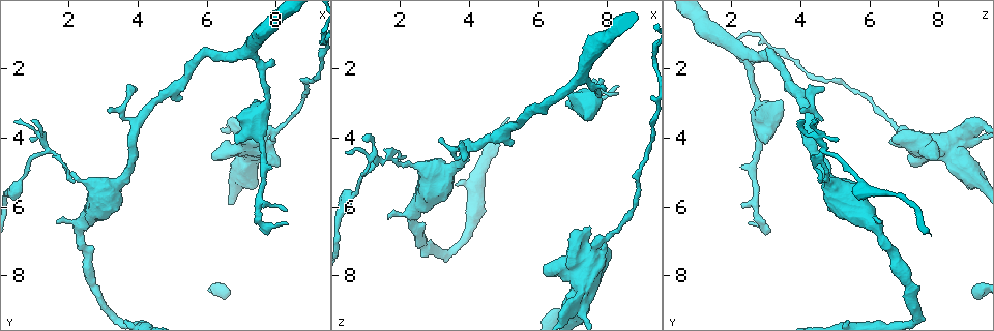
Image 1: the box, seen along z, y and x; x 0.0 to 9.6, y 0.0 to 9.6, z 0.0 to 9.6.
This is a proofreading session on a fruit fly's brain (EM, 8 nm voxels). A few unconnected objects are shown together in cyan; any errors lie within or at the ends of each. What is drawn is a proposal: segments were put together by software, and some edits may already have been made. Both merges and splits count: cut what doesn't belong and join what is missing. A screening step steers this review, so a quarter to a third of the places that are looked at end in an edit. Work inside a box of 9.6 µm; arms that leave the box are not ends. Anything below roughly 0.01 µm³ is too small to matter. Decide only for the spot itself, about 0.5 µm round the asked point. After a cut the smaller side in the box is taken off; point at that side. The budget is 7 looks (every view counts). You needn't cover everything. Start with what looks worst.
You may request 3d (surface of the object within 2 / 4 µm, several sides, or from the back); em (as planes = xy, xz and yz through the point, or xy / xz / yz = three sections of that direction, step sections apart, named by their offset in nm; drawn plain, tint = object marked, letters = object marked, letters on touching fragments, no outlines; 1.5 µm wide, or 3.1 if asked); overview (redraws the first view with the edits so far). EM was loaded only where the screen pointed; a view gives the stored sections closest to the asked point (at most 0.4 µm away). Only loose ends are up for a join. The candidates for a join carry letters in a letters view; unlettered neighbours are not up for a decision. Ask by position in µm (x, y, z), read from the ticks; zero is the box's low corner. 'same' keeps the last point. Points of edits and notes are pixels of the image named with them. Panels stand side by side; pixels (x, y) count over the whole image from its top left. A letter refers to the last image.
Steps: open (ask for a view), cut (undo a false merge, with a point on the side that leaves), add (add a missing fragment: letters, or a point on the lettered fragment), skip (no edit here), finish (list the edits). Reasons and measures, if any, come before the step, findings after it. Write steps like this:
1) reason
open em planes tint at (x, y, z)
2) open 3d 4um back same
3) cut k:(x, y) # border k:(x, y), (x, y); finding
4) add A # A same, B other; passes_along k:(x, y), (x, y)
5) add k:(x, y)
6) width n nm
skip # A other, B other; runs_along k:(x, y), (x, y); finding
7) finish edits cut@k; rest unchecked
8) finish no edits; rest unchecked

stops while still wide
open em yz step 4 letters at (1.65, 6.45, 6.30)

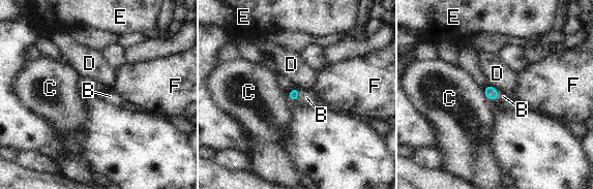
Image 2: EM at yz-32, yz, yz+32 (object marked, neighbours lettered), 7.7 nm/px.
add B # B same, C other, D other, E other, F other; passes_along 2:(492, 93), (497, 97), (503, 96); it goes on there

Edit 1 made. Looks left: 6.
redraw
open overview

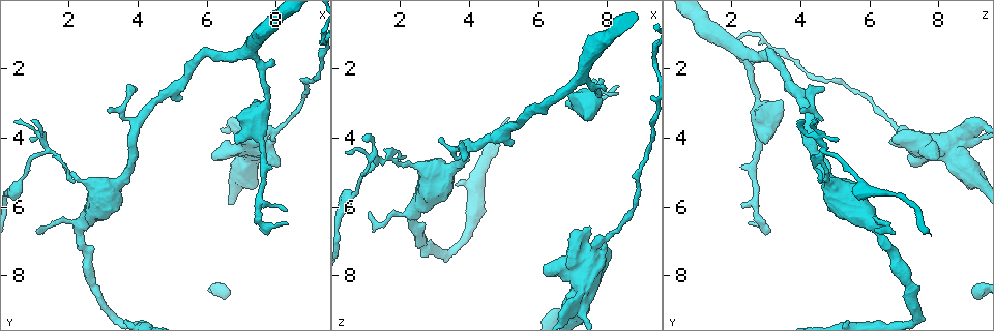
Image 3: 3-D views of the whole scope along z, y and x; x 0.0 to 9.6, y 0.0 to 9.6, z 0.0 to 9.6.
calibre changes
open em planes letters at (7.75, 3.85, 7.05)

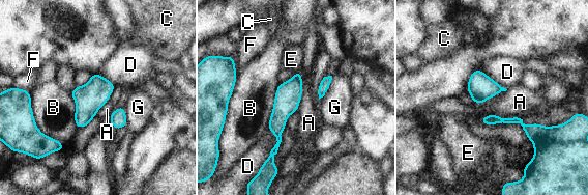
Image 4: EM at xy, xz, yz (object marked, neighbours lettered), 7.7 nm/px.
longest_contact B 500 nm
cut 4:(571, 131) # A other, B other, C other, D other, E other, F other, G other; border 4:(551, 140), (533, 139), (531, 141); two neurons meet here

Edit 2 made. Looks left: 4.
open overview

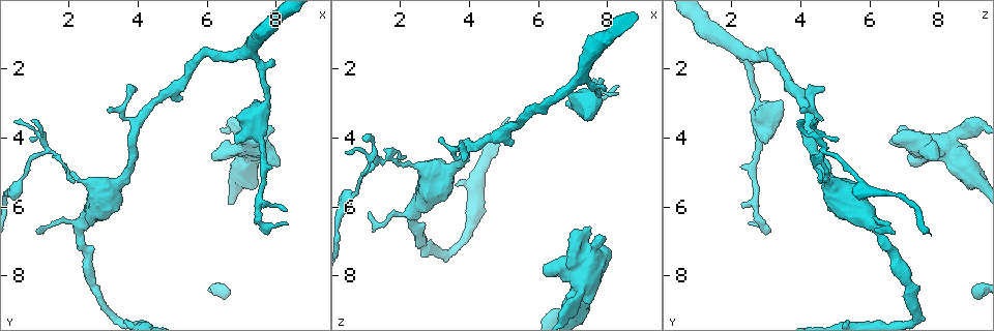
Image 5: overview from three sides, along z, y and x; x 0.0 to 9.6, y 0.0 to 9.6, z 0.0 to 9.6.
three-way junction
open 3d 2um at (1.40, 4.40, 4.75)

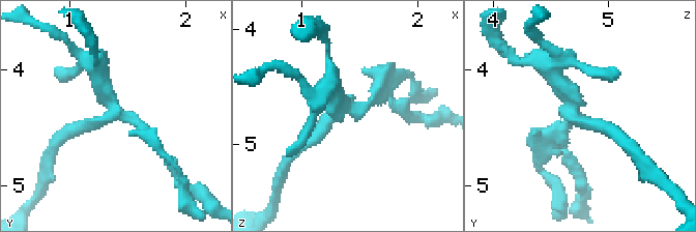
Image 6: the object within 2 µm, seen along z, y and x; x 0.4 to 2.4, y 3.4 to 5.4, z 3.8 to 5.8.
now the EM
open em planes letters at (1.38, 4.40, 4.70)

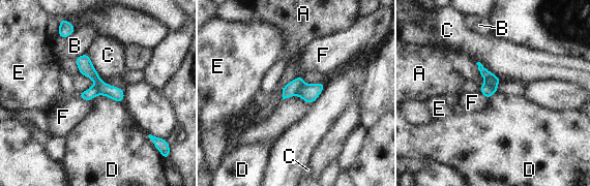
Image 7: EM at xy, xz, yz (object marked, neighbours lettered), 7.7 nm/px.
cut 7:(485, 89) # A other, B other, C other, D other, E other, F other; two neurons meet here

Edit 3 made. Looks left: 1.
finish edits add@2, cut@4, cut@7; rest unchecked

